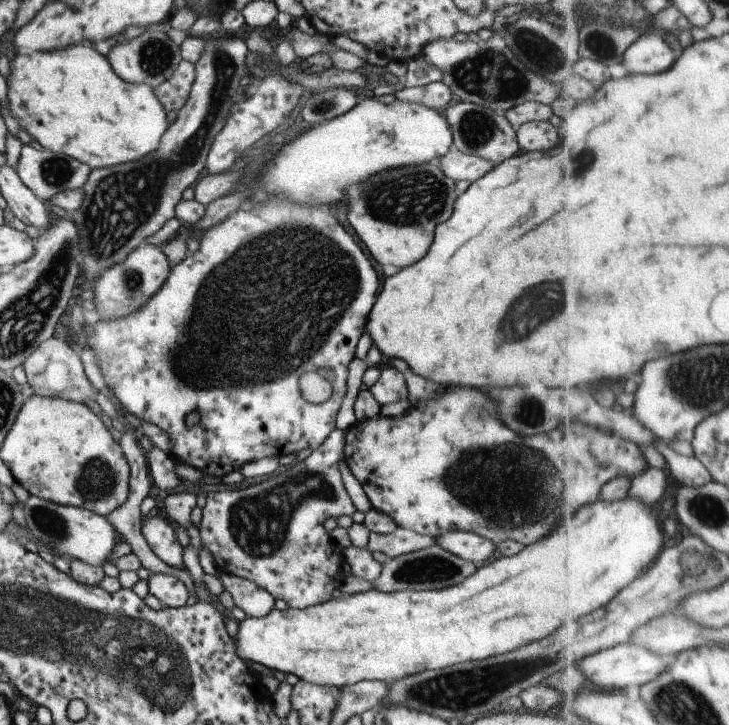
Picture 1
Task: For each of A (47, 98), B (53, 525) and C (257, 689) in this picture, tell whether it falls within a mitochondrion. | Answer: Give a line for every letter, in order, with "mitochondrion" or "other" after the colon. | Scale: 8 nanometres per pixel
A: other
B: mitochondrion
C: other

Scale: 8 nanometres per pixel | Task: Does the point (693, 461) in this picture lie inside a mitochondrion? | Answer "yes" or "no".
no

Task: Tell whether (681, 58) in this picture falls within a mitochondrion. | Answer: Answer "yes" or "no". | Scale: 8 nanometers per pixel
no

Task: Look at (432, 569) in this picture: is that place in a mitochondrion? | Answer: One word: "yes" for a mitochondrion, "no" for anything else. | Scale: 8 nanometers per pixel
yes

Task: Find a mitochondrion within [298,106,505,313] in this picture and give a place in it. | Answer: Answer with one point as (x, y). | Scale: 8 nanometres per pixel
(412, 198)

